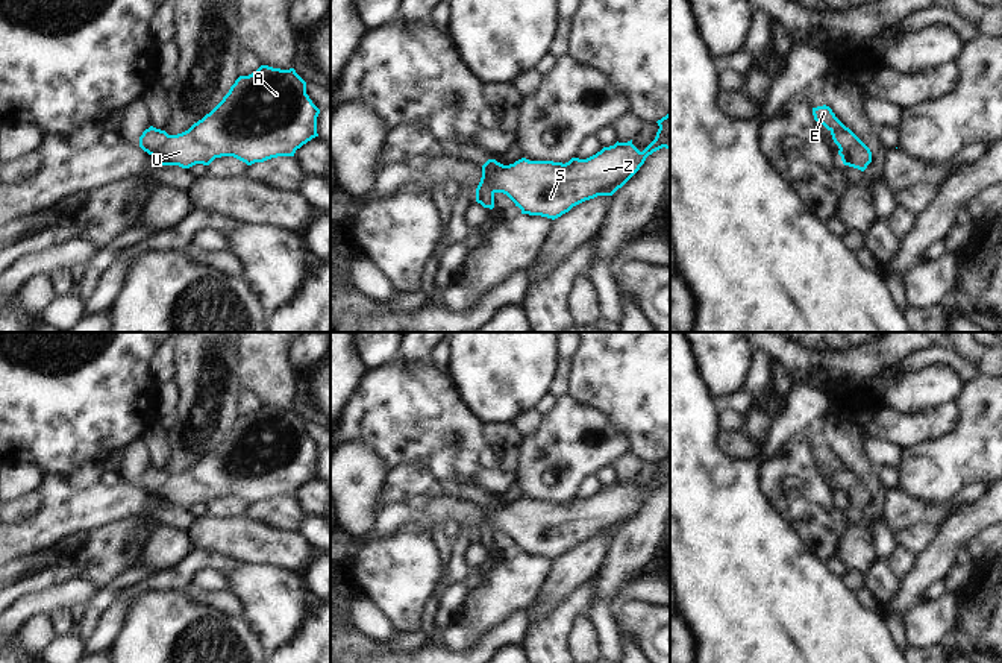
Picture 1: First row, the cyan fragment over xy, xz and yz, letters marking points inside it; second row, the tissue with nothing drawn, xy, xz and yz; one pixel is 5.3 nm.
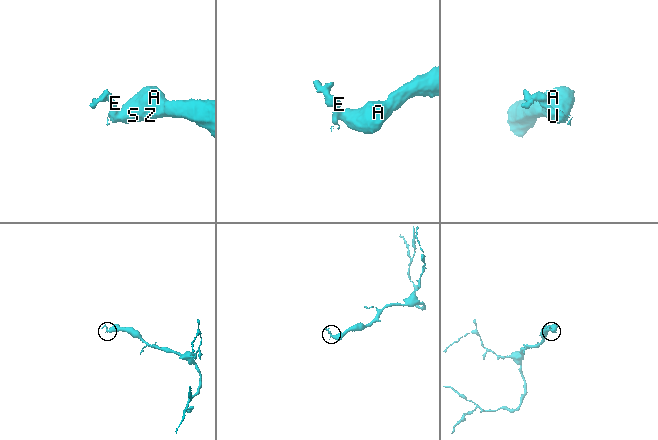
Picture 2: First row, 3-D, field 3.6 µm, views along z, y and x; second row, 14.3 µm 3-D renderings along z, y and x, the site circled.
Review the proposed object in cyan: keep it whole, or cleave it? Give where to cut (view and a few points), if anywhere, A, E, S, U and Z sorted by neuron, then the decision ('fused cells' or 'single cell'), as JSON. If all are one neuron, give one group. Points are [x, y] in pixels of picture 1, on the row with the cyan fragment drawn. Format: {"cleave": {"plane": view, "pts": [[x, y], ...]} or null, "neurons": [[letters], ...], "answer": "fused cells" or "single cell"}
{"cleave": {"plane": "xz", "pts": [[504, 166], [491, 176], [493, 191]]}, "neurons": [["A", "S", "U", "Z"], ["E"]], "answer": "fused cells"}

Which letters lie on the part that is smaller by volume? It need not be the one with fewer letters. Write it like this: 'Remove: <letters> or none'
Remove: E

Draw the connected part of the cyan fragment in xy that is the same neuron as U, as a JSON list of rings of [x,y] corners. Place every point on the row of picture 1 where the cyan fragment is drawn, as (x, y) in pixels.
[[[261,65],[249,76],[240,76],[223,100],[188,130],[170,135],[167,143],[152,153],[155,167],[196,164],[209,165],[215,158],[233,156],[247,165],[277,156],[294,156],[296,150],[318,137],[320,109],[306,94],[306,82],[294,68],[280,70]]]

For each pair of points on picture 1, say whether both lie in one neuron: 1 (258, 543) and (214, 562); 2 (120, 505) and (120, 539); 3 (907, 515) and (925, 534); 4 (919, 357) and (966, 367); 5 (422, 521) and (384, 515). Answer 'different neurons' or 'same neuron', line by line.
1: different neurons
2: different neurons
3: different neurons
4: same neuron
5: same neuron

